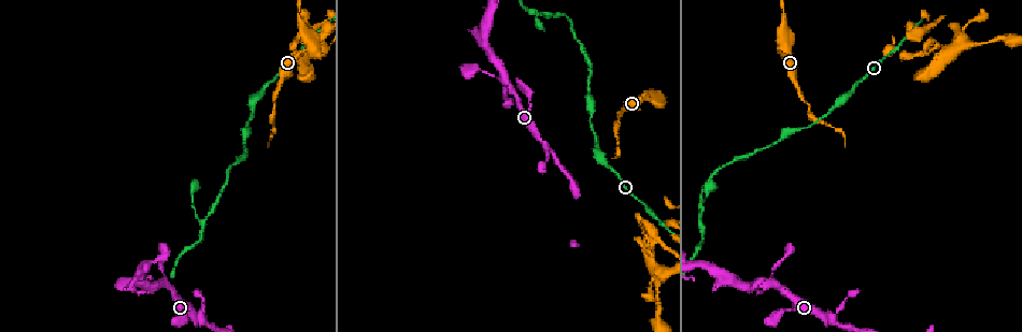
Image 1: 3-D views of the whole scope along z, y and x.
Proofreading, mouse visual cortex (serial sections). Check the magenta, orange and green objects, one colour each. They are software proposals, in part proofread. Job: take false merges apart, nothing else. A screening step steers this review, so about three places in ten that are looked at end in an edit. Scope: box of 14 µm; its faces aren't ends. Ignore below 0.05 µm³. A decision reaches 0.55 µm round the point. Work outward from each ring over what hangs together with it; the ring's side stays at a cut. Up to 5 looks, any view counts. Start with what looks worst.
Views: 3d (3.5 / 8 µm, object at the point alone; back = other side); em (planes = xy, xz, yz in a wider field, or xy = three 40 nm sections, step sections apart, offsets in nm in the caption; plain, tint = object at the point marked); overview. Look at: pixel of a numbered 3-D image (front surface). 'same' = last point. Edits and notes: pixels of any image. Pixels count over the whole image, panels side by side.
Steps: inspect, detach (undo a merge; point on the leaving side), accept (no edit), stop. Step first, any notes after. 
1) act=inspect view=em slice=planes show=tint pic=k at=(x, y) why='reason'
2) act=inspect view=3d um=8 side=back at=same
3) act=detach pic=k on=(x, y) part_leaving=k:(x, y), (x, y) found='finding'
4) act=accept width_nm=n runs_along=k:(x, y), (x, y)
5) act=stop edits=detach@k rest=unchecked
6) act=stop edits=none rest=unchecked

act=inspect view=3d um=3.5 pic=1 at=(698, 221) why='three-way junction'

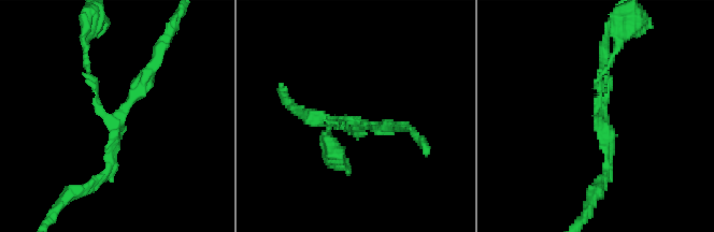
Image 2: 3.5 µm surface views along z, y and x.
act=inspect view=em slice=planes show=tint pic=2 at=(113, 119) arms=3 arm_widths_nm=100,150,200

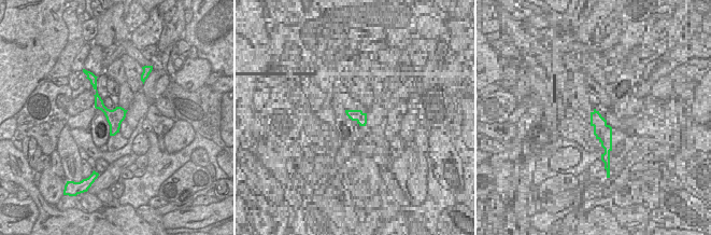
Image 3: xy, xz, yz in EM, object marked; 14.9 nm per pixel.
act=accept runs_along=2:(396, 126), (330, 120), (327, 131) found='continuous, no second cell'

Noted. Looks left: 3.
act=inspect view=3d um=3.5 side=back pic=1 at=(310, 45) why='sudden change in width'

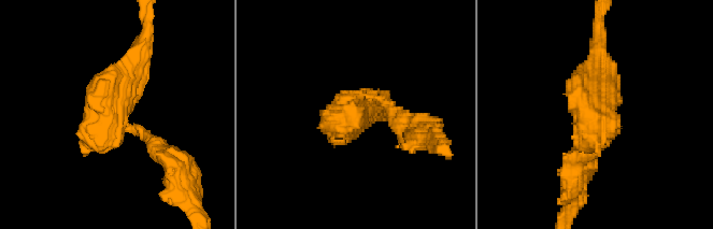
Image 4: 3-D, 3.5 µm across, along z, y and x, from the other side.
act=inspect view=em slice=xy step=5 show=tint pic=4 at=(111, 116)

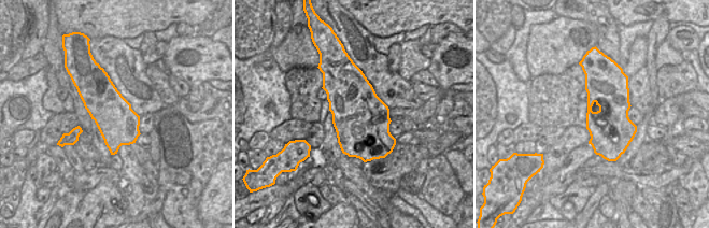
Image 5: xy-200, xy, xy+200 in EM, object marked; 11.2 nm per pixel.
act=detach pic=4 on=(602, 120) part_leaving=4:(615, 127), (601, 114), (599, 42) found='a second cell is stuck on'

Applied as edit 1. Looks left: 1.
act=stop edits=detach@4 rest=unchecked

